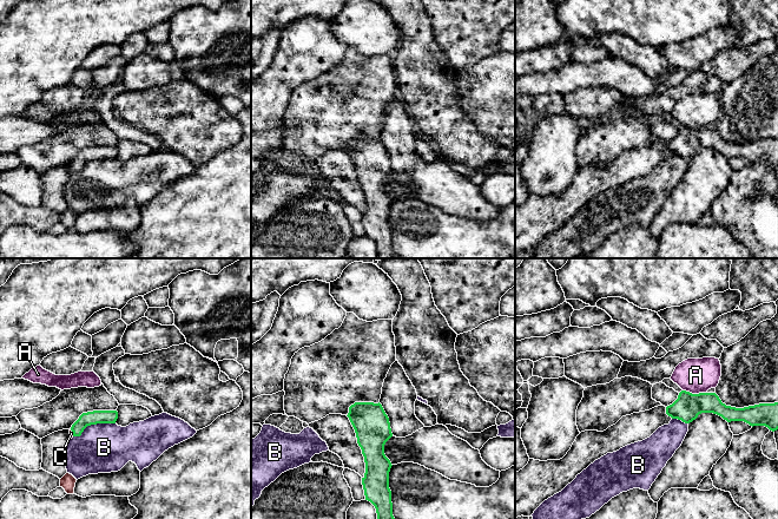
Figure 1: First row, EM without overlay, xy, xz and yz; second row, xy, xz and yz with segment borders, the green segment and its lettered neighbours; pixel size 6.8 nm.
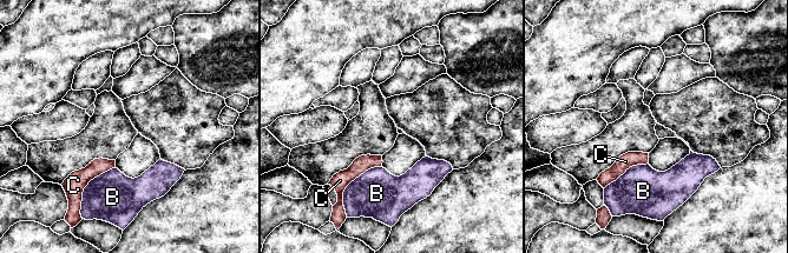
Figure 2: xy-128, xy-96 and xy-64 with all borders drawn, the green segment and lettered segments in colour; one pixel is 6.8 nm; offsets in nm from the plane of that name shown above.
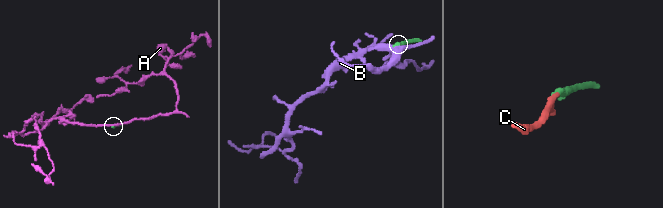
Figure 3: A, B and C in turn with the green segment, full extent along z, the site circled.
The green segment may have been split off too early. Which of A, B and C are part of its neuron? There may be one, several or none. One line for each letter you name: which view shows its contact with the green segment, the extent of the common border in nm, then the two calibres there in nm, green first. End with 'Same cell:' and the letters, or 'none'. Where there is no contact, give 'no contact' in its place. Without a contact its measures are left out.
C: contact in xy; length 50 nm; calibres 100 and 30 nm
Same cell: C

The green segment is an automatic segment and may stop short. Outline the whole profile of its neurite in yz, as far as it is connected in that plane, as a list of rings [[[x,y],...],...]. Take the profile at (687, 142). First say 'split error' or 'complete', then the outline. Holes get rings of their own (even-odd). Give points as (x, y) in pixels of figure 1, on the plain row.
complete; [[[681,126],[678,134],[666,143],[666,150],[672,155],[690,159],[701,149],[713,149],[727,158],[744,157],[750,162],[765,162],[770,166],[778,165],[778,138],[759,139],[744,144],[726,142],[716,129],[692,130]]]

